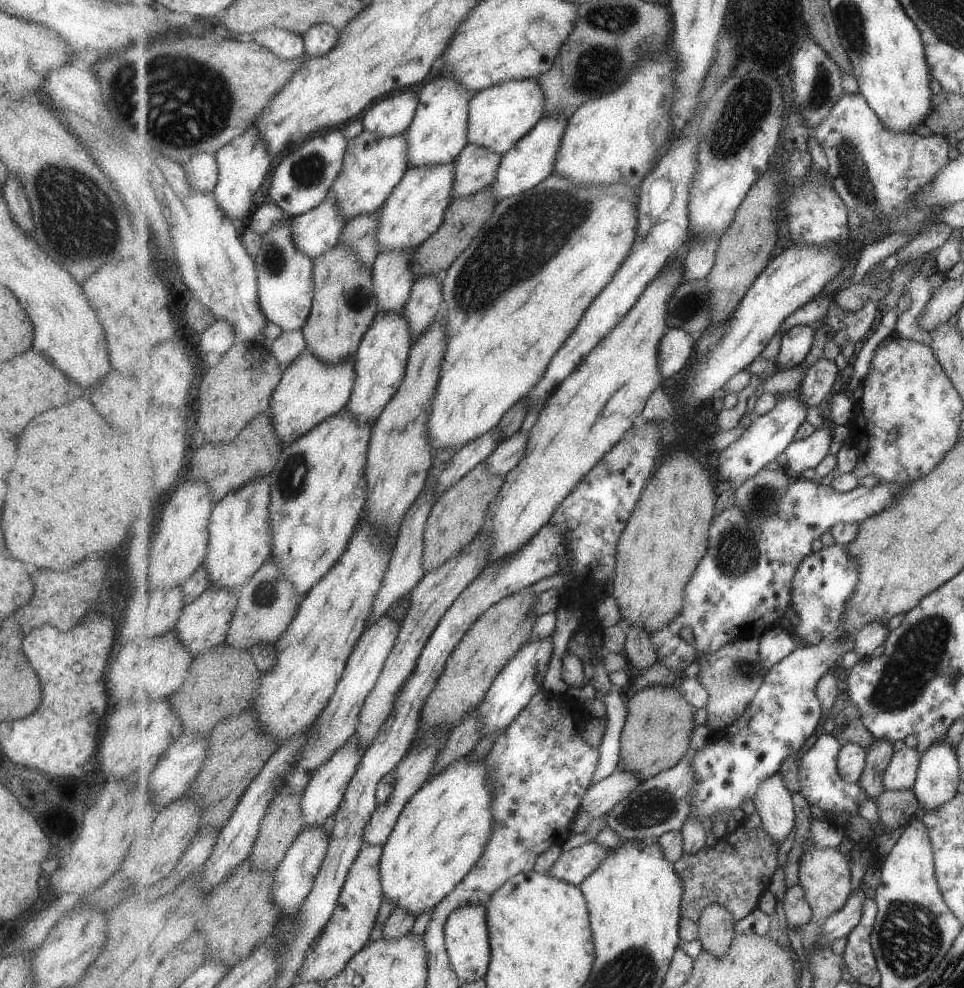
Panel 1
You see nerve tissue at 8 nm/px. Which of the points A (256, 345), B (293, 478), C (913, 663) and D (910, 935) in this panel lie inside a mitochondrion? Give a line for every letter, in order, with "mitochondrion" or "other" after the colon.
A: other
B: mitochondrion
C: mitochondrion
D: mitochondrion

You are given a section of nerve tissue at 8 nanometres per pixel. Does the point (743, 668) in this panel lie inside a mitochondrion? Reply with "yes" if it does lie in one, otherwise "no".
yes

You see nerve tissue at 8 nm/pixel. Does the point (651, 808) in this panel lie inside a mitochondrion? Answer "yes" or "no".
yes

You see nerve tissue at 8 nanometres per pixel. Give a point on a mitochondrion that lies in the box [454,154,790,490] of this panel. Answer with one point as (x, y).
(691, 304)

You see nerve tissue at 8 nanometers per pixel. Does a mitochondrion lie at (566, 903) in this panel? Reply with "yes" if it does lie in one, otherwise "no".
no

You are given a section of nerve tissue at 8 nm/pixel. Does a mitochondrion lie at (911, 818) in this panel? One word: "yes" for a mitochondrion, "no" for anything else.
no

